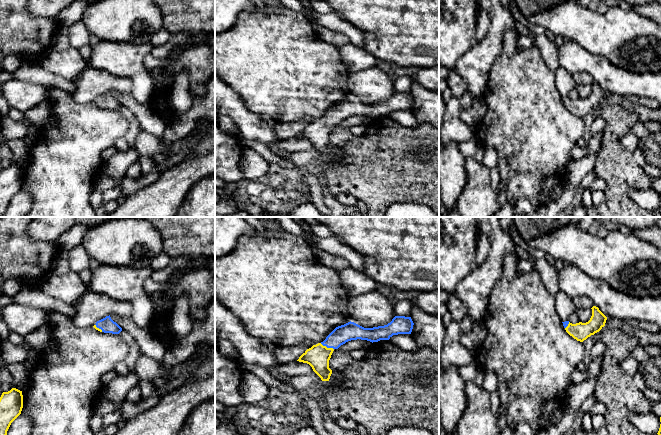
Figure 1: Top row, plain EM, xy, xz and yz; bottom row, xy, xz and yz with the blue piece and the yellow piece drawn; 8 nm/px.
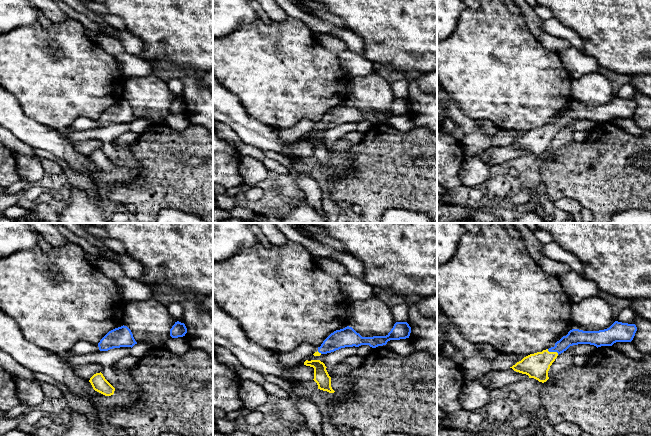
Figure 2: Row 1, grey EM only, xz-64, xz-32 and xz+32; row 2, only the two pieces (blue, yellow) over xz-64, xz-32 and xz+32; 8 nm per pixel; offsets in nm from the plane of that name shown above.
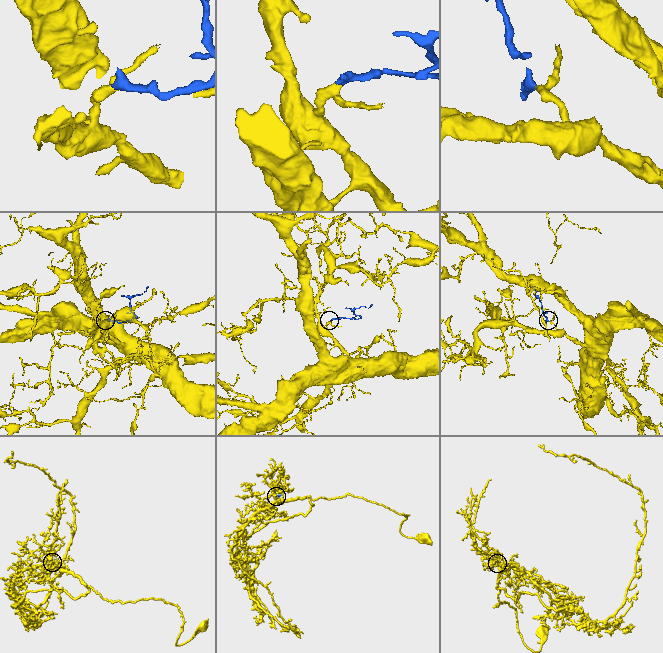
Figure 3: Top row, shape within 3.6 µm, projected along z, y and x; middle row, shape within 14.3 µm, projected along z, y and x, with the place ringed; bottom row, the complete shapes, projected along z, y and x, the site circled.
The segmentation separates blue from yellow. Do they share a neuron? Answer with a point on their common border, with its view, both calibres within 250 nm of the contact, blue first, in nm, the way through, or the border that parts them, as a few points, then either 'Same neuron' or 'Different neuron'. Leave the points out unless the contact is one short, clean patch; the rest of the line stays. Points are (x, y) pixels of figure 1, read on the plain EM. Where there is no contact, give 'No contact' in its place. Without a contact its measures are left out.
Touches blue at xz (327, 123). Thickness 150 nm (blue) against 190 nm. Path across: xz (340, 111), (327, 123), (318, 132). Same neuron

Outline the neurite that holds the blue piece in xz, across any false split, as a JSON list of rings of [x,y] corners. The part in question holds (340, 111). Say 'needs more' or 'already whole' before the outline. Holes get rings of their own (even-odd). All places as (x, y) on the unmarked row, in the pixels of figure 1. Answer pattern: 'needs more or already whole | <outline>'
needs more | [[[395,92],[384,102],[364,104],[354,98],[348,98],[336,103],[326,115],[307,125],[297,137],[309,140],[322,157],[329,157],[332,146],[329,136],[335,125],[351,116],[367,116],[378,118],[389,116],[393,111],[411,110],[413,105],[411,93]]]

